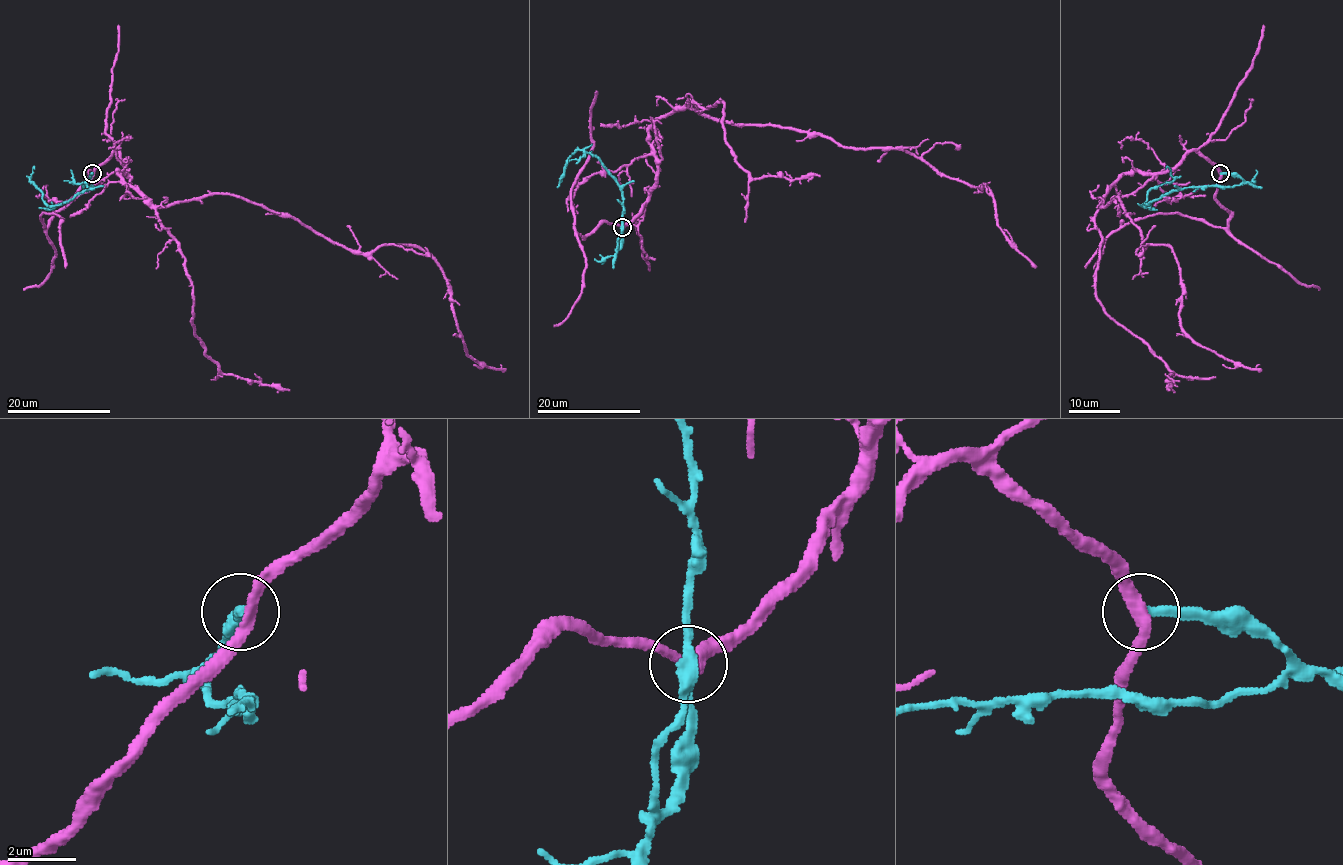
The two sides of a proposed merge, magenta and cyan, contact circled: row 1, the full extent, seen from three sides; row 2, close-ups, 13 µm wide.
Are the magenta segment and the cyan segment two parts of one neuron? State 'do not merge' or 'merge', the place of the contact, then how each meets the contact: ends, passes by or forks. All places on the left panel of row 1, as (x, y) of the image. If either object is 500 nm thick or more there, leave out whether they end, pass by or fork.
do not merge | (92, 173) | magenta passes by | cyan ends

